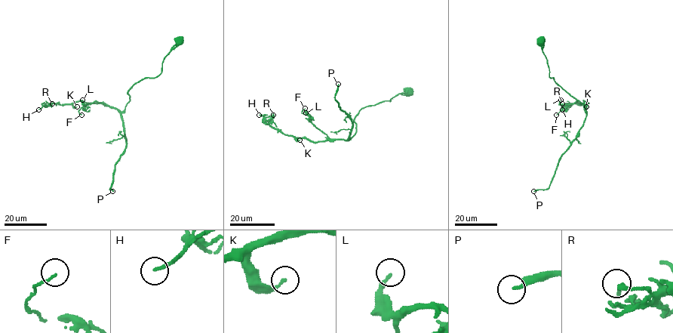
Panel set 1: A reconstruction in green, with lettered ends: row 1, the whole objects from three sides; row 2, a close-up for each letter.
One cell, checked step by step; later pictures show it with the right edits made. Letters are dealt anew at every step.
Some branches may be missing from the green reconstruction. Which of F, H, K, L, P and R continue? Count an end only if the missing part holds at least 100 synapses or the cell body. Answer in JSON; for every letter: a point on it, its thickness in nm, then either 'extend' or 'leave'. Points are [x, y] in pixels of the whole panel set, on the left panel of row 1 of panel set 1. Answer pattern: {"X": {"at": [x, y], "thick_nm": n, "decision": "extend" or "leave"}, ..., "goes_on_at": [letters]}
{"F": {"at": [81, 115], "thick_nm": 110, "decision": "leave"}, "H": {"at": [38, 109], "thick_nm": 180, "decision": "leave"}, "K": {"at": [77, 106], "thick_nm": 170, "decision": "leave"}, "L": {"at": [82, 100], "thick_nm": 180, "decision": "leave"}, "P": {"at": [112, 191], "thick_nm": 180, "decision": "extend"}, "R": {"at": [52, 103], "thick_nm": 240, "decision": "leave"}, "goes_on_at": ["P"]}

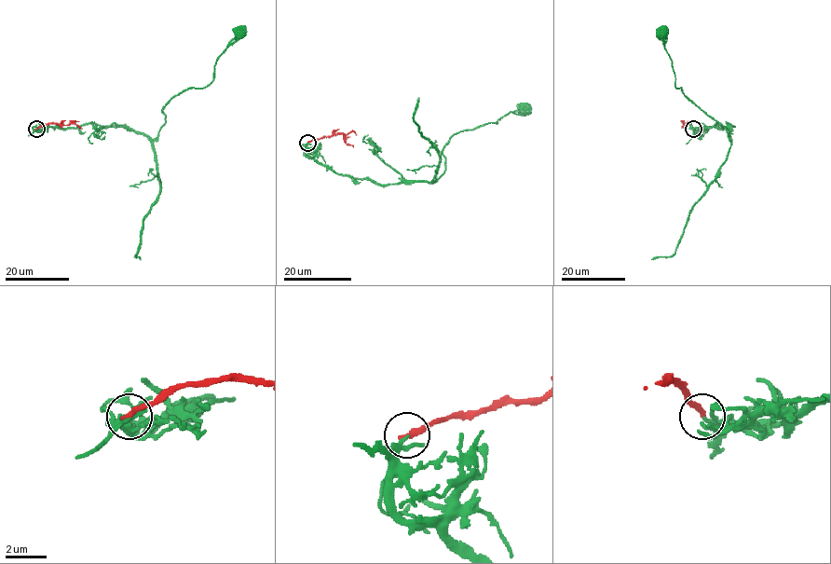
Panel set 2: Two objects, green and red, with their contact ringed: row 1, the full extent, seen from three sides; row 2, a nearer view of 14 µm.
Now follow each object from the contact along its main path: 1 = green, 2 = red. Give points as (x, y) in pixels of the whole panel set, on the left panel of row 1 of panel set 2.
1: (35, 130), (125, 126), (154, 139), (164, 124), (163, 109), (174, 96), (213, 79), (215, 61), (239, 32)
2: (35, 130), (44, 124), (68, 125), (79, 121)

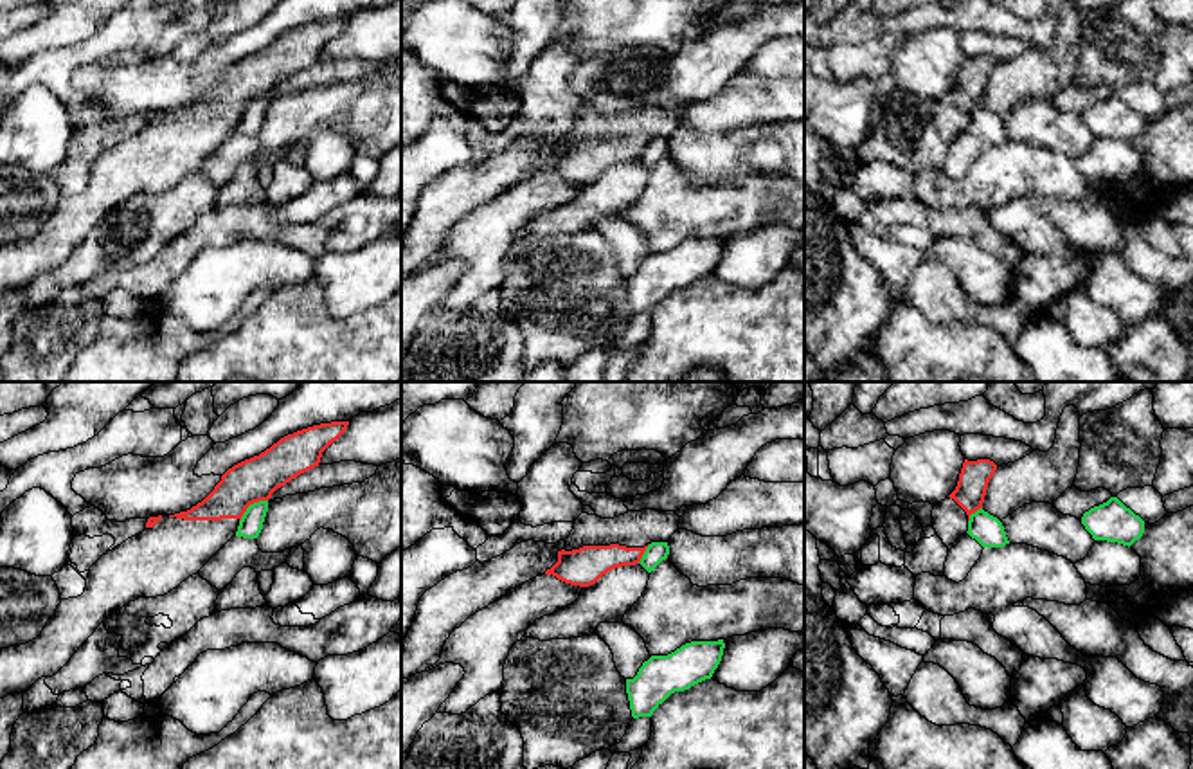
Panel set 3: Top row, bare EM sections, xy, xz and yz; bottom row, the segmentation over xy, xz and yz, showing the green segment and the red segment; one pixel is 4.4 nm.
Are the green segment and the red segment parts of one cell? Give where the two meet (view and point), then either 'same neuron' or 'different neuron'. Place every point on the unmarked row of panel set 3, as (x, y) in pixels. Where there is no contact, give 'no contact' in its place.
xy (251, 101) | different neuron

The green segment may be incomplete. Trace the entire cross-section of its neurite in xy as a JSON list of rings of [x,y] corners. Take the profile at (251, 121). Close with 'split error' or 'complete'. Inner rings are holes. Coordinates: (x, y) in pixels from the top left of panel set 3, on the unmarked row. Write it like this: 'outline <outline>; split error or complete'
outline [[[268,97],[250,101],[239,117],[236,133],[257,135],[263,126],[266,108],[268,108]]]; complete

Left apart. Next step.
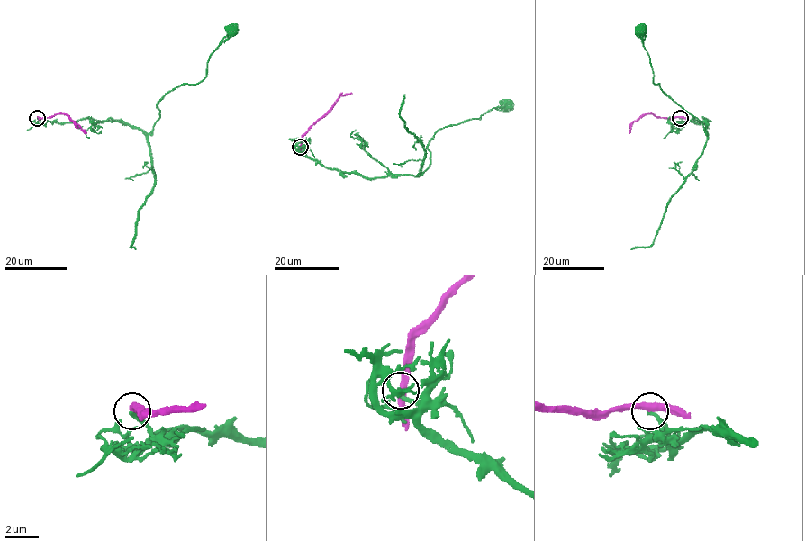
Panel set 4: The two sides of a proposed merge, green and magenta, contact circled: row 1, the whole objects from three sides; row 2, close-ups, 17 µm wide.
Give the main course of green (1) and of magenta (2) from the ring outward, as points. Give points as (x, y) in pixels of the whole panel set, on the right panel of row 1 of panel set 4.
1: (680, 118), (685, 123), (709, 121), (708, 133), (653, 81), (643, 29), (639, 30)
2: (680, 118), (644, 113), (632, 123), (629, 133)

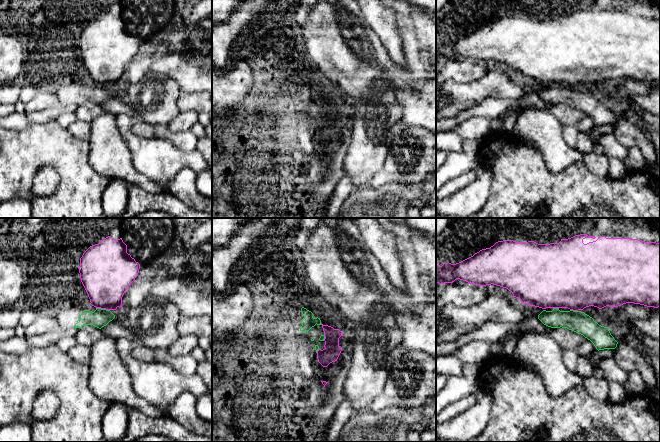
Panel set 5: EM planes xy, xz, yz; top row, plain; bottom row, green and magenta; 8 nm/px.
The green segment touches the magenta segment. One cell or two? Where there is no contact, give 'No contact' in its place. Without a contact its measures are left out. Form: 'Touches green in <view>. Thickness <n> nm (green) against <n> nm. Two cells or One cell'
Touches green in xy. Thickness 150 nm (green) against 380 nm. Two cells

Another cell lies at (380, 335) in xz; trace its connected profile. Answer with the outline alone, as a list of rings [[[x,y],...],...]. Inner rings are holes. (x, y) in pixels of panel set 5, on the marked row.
[[[372,309],[369,318],[357,333],[355,344],[349,348],[352,352],[347,360],[349,369],[344,382],[344,398],[348,399],[359,412],[369,409],[372,401],[382,394],[387,379],[386,359],[397,347],[402,346],[402,331],[398,327],[395,314],[387,309]]]

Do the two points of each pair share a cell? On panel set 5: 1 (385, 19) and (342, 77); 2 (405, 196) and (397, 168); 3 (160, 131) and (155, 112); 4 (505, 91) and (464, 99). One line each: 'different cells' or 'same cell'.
1: different cells
2: different cells
3: different cells
4: same cell

